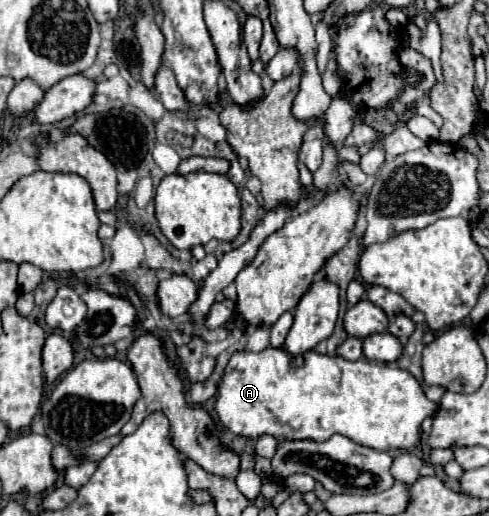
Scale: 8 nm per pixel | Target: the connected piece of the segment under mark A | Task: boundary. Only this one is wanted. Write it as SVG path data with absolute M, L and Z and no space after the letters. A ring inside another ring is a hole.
M267 348L263 352L235 352L225 368L225 374L221 378L219 384L219 394L217 394L217 402L215 402L215 410L219 414L219 420L235 434L247 436L247 438L257 438L263 434L271 434L275 438L295 438L295 440L303 440L303 438L311 438L315 442L325 442L327 438L331 438L333 434L343 434L347 438L351 438L353 442L367 446L367 448L375 448L375 450L411 450L415 444L419 444L421 440L421 422L427 416L433 416L437 412L437 404L427 400L421 384L413 378L413 374L409 374L403 368L397 366L389 366L389 364L381 364L381 362L371 362L371 360L345 360L343 356L323 356L317 352L307 352L305 354L305 364L299 368L291 366L291 356L283 350L283 348Z

